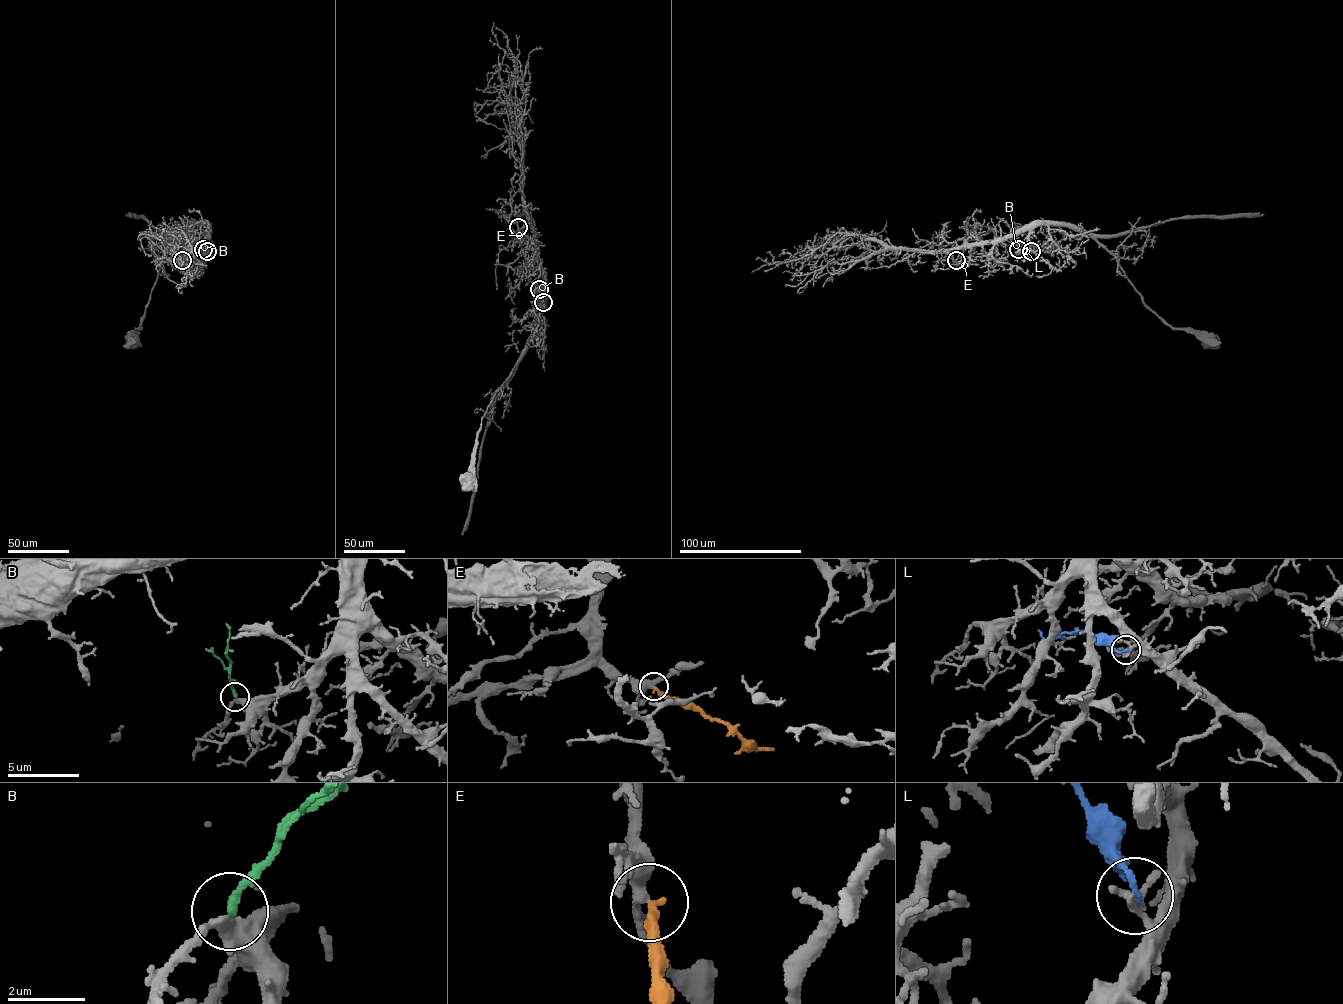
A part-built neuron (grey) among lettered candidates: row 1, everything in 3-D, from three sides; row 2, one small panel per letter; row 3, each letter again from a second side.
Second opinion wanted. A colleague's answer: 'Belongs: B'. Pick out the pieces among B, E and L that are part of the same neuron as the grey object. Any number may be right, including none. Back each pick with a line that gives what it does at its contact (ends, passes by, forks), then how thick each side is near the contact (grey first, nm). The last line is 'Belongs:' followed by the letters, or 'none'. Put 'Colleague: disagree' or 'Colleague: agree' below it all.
E: it ends | 360/280 nm
Belongs: E
Colleague: disagree

